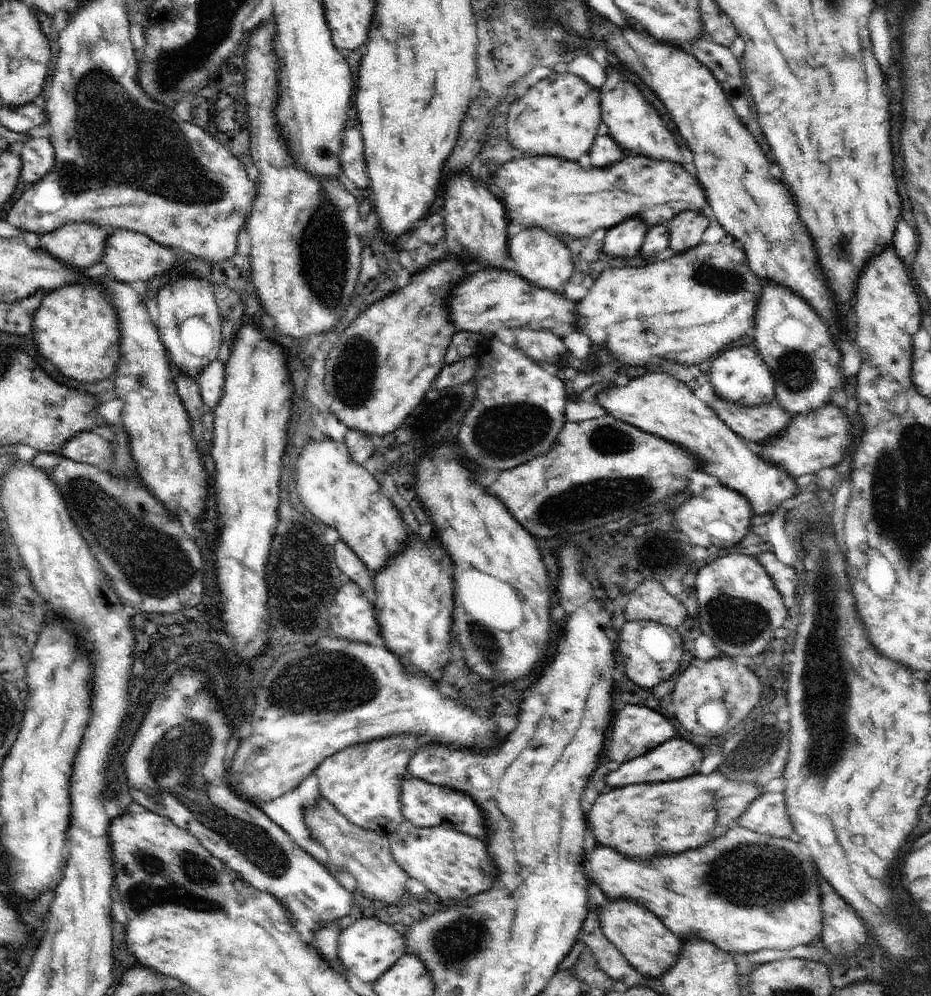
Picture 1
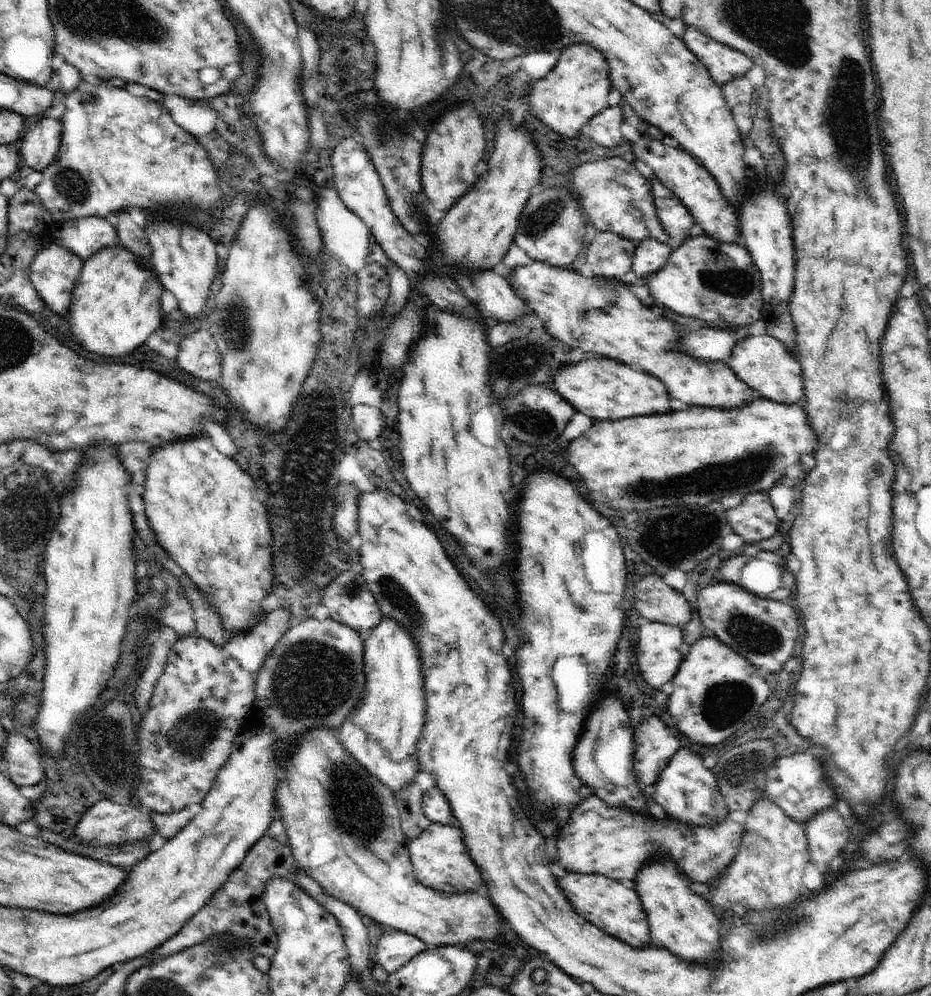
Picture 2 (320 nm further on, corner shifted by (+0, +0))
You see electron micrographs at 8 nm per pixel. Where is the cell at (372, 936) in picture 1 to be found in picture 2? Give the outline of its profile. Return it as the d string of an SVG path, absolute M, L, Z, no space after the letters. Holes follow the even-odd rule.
M404 931L384 932L373 948L374 964L380 964L389 975L411 958L430 948L423 940Z

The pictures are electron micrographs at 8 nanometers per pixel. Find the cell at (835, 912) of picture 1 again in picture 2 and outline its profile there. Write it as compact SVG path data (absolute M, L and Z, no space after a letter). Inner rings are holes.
M827 808L809 818L805 822L805 833L810 862L823 875L830 870L830 864L838 862L836 856L844 848L849 848L850 828L834 808Z

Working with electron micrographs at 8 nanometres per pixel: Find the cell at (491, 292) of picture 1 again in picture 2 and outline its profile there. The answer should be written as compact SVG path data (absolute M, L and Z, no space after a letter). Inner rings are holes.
M542 261L516 268L512 278L526 291L528 310L534 312L537 323L545 326L547 332L554 338L562 340L568 346L580 348L584 352L614 358L635 371L646 372L659 378L671 399L682 401L690 407L704 405L719 409L737 409L739 406L747 405L752 399L762 398L758 391L752 390L750 386L743 383L724 361L705 361L686 354L680 348L679 341L687 336L688 331L675 324L674 321L677 320L674 318L670 320L663 314L654 314L653 307L644 305L636 294L628 289L629 284L612 277L604 279L594 275L588 278L578 271L555 267Z

